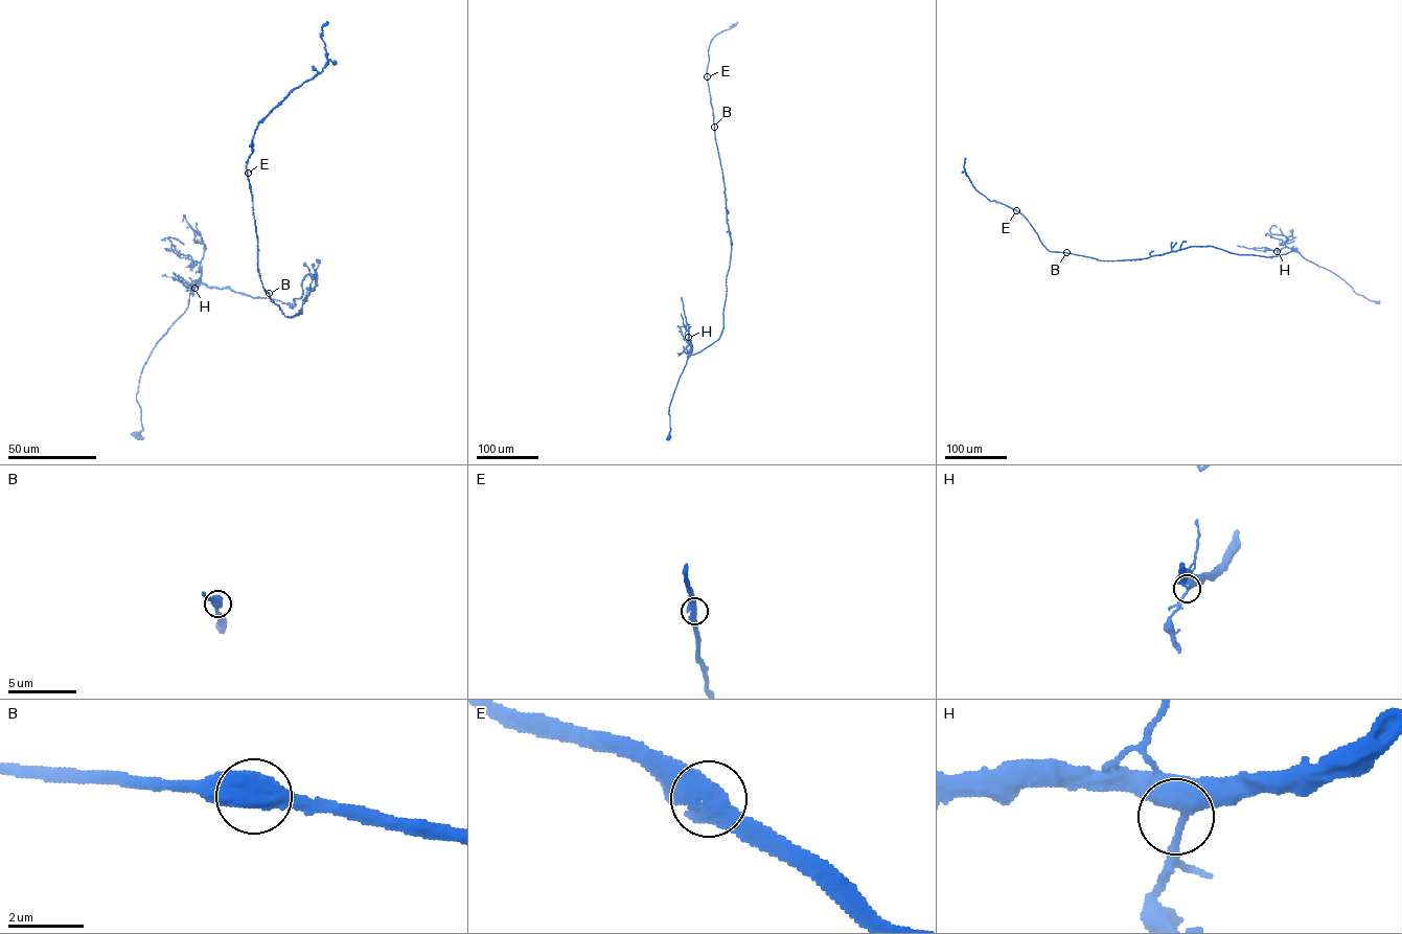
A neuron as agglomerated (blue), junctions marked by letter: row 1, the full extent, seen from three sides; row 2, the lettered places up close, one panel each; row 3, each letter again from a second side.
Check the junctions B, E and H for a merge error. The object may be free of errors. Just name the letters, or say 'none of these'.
none of these

